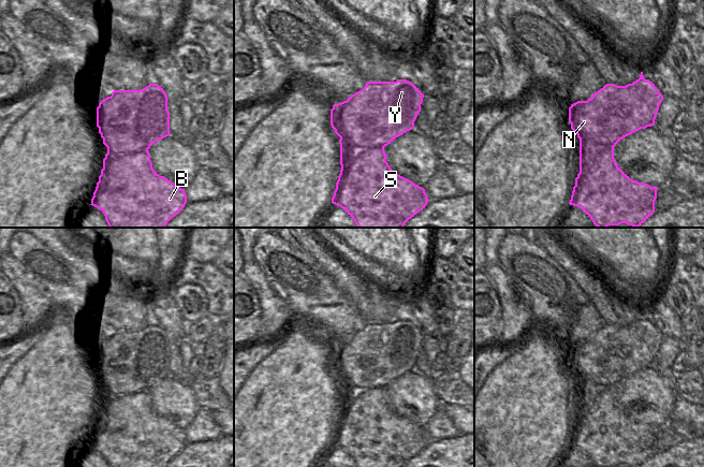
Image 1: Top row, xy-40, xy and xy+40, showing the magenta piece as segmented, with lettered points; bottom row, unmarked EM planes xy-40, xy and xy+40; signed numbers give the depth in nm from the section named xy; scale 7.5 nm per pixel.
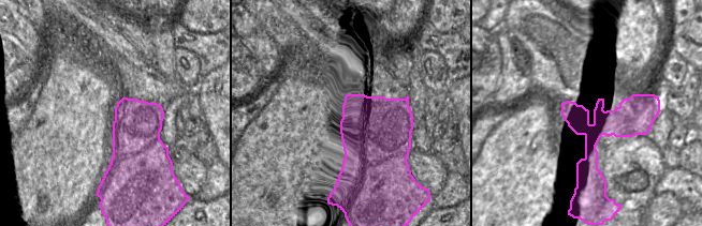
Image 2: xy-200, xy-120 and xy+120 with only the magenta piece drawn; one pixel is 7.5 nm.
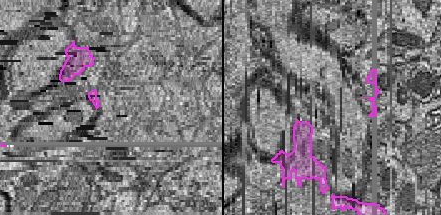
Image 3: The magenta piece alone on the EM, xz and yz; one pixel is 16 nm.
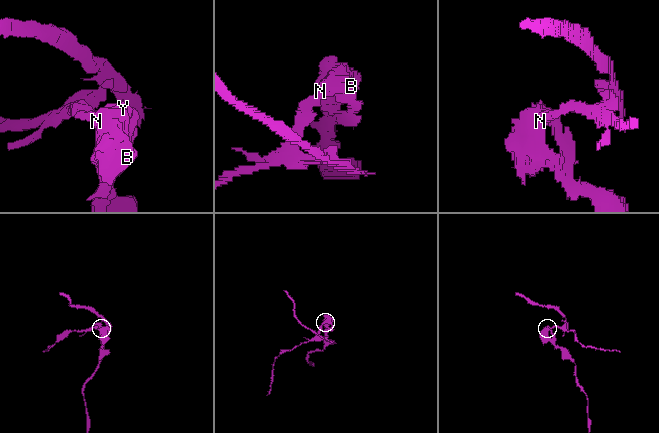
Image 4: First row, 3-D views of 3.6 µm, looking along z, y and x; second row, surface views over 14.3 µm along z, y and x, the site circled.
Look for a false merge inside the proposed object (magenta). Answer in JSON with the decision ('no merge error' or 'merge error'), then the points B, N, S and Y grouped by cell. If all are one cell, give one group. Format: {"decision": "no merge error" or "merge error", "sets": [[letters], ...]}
{"decision": "merge error", "sets": [["B", "S"], ["N", "Y"]]}

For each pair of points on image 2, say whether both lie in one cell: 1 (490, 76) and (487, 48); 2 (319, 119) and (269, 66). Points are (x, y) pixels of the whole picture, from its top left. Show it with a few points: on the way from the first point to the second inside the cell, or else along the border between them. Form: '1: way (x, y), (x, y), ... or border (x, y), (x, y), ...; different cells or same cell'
1: way (487, 70), (487, 55); same cell
2: border (286, 70), (273, 84); different cells

